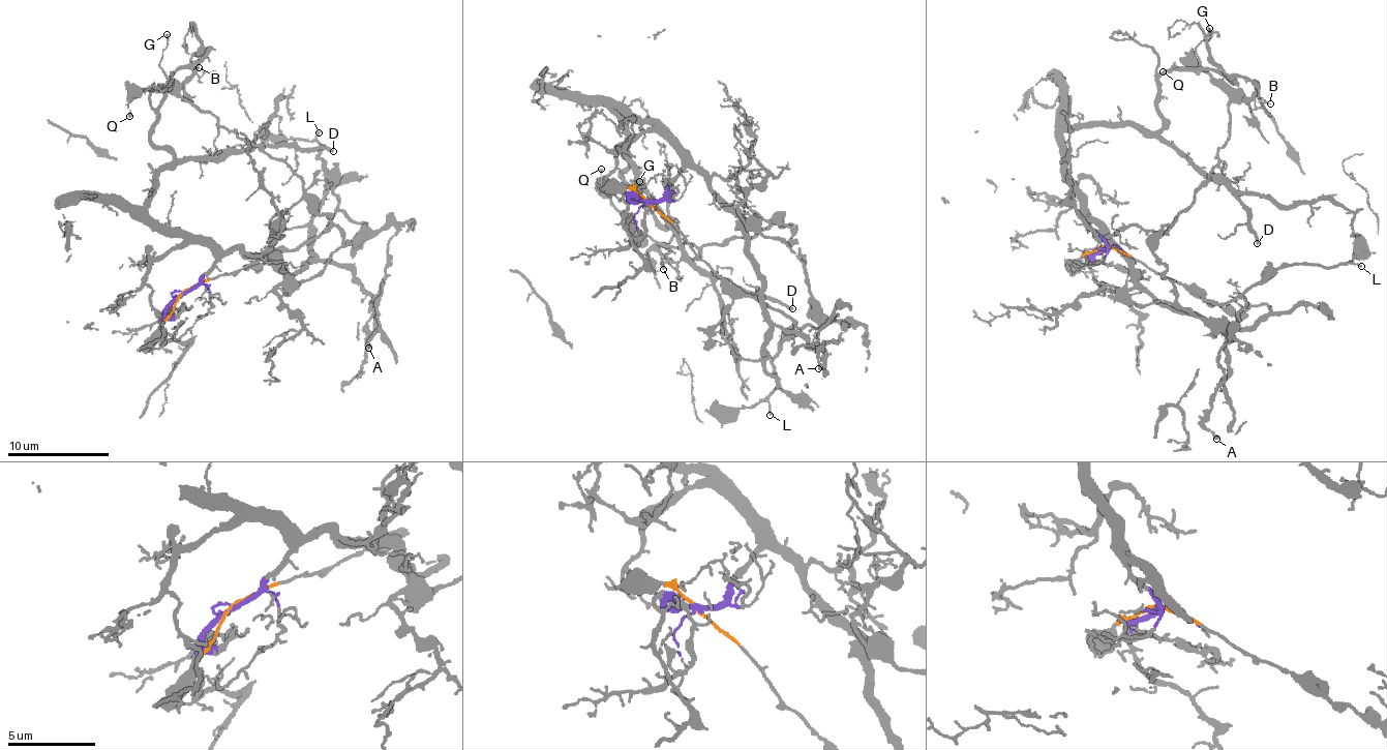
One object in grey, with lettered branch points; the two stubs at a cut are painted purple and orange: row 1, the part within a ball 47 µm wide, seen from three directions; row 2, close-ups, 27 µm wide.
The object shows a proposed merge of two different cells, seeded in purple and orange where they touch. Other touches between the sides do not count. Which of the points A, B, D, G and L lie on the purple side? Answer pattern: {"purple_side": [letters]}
{"purple_side": ["B", "D", "G"]}

